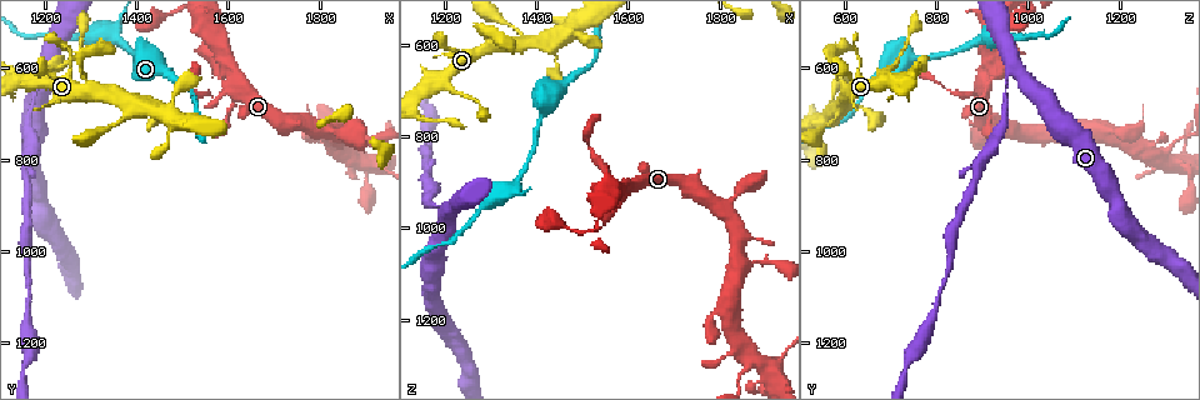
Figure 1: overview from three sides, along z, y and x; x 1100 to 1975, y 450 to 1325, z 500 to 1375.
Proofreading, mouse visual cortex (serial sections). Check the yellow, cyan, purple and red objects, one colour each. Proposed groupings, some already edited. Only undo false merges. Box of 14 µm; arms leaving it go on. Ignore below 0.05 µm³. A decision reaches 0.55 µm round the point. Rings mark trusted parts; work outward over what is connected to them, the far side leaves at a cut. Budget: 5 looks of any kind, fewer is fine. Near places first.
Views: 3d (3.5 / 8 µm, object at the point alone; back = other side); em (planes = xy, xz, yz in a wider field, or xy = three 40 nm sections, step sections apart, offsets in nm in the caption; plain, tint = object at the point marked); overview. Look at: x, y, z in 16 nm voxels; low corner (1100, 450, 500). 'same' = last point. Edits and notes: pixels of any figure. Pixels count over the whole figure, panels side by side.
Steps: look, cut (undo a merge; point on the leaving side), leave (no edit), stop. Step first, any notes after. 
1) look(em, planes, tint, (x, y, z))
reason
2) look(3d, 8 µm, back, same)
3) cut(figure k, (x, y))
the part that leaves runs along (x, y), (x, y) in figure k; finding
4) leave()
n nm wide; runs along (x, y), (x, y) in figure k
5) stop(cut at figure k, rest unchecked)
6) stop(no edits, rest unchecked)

look(3d, 3.5 µm, (1565, 660, 895))
thin neck

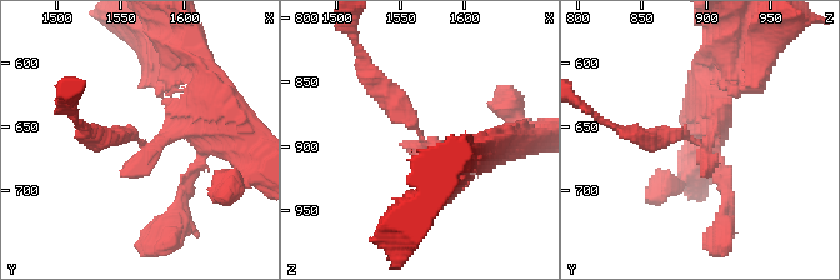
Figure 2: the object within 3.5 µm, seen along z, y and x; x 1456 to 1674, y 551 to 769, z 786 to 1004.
look(em, xy, step 3, tint, (1564, 658, 888))
arms of 250, 350 nm; now the EM

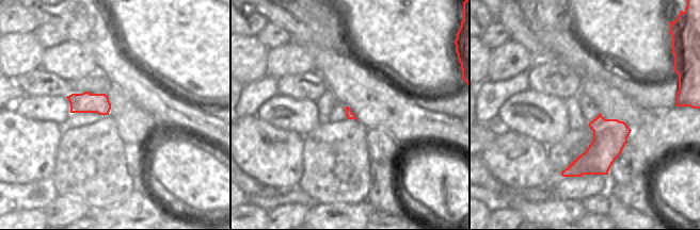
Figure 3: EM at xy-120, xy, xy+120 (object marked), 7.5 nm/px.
cut(figure 2, (406, 105))
two cells meet here

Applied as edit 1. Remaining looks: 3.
look(3d, 3.5 µm, (1895, 815, 1335))
arms run side by side

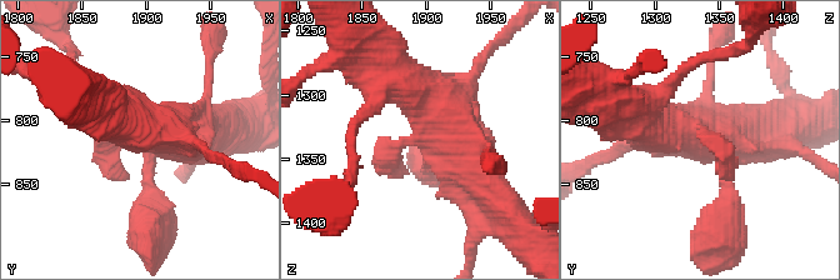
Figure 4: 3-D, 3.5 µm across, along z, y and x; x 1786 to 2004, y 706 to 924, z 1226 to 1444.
look(em, planes, tint, (1898, 808, 1332))

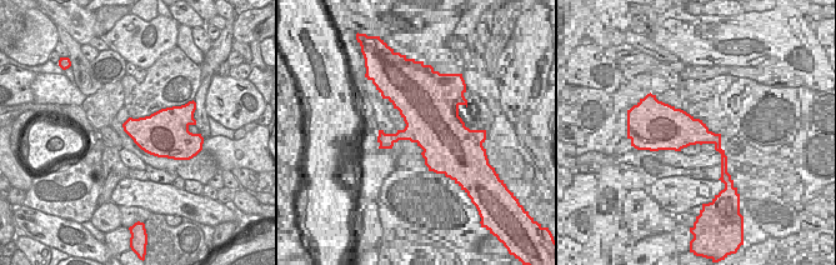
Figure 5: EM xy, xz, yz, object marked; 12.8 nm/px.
look(em, xy, step 1, tint, same)

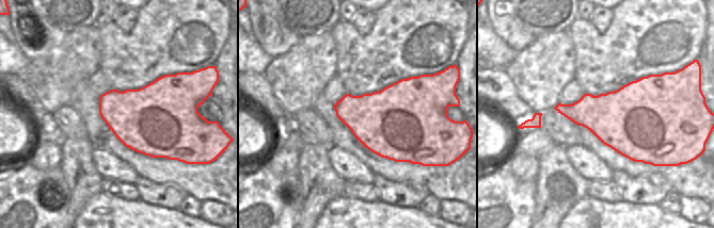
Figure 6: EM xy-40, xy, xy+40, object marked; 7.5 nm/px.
leave()
500 nm wide; runs along (638, 116), (704, 131), (730, 170) in figure 4; continuous, no second cell

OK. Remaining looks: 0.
stop(cut at figure 2, rest unchecked)

